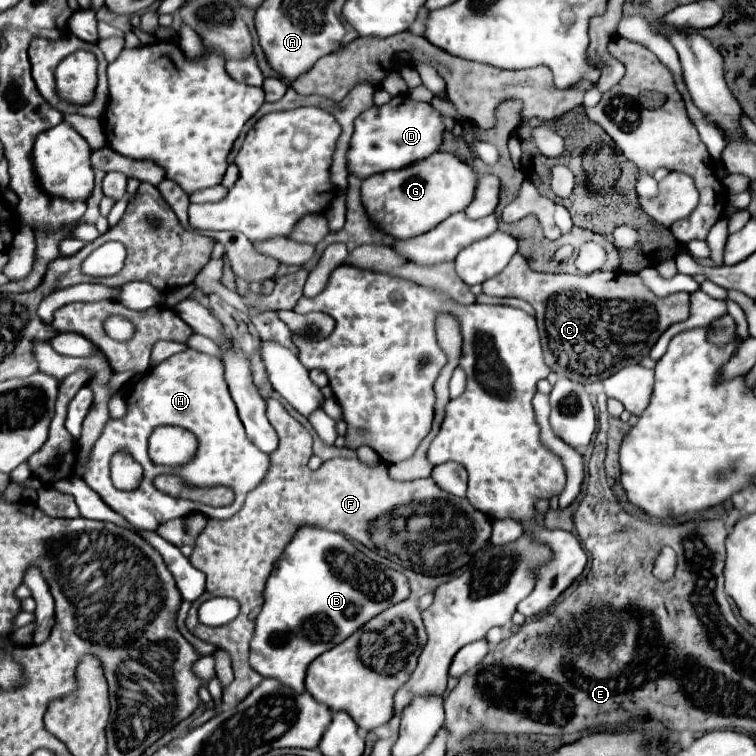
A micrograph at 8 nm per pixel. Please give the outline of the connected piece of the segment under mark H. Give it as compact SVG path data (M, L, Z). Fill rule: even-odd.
M186 349L182 353L168 357L166 361L152 367L140 381L132 385L132 393L126 399L126 407L128 407L126 415L120 419L110 419L106 423L100 439L96 441L92 449L90 461L82 463L78 459L76 469L74 469L76 475L82 477L112 511L122 515L130 525L138 529L156 531L158 525L170 519L178 519L174 515L186 517L192 513L204 513L208 519L232 517L242 507L246 493L258 487L262 479L266 477L268 467L270 467L270 457L248 441L244 433L244 425L240 423L240 417L236 413L236 405L228 393L230 391L224 379L224 365L218 357L212 357L194 349ZM160 425L178 425L192 431L198 437L200 447L192 463L182 465L182 467L164 467L150 461L148 437L152 429ZM122 449L132 453L132 457L144 469L144 479L140 487L132 491L120 491L110 481L110 467L108 467L110 457ZM164 473L180 477L182 483L190 487L216 487L216 485L230 487L234 489L236 499L228 507L214 509L202 503L170 497L152 485L152 479Z

